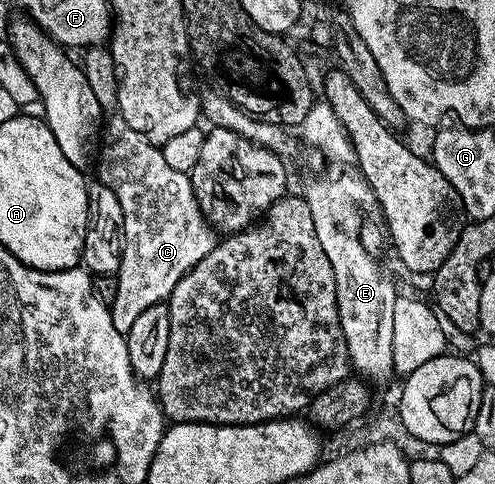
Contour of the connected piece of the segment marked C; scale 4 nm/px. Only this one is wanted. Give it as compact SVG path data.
M119 116L104 123L95 178L115 192L123 207L125 236L121 266L116 272L117 291L111 303L111 320L117 331L124 335L151 304L165 302L175 284L179 284L179 280L213 250L214 231L197 202L192 177L175 172L175 168L163 160L160 146L153 146Z

